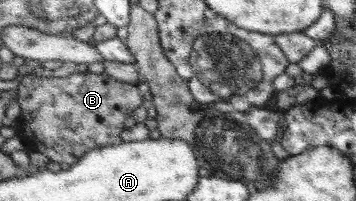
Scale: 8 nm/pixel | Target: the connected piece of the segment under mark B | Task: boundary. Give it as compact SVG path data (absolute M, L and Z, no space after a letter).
M107 72L49 79L28 74L19 87L22 115L16 120L17 134L28 151L40 151L52 161L72 167L92 150L124 143L128 117L141 105L147 106L149 98L146 86L118 81Z

